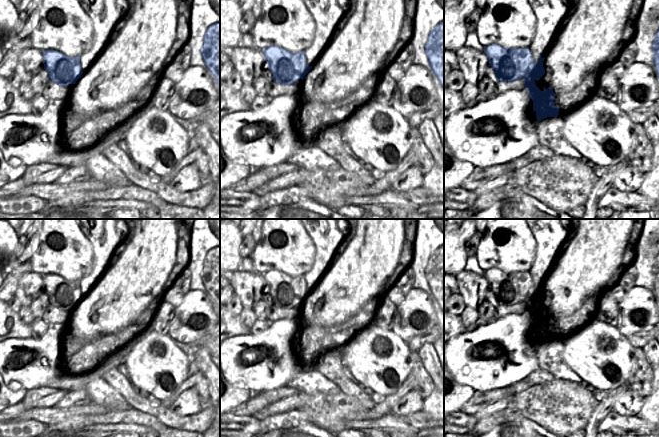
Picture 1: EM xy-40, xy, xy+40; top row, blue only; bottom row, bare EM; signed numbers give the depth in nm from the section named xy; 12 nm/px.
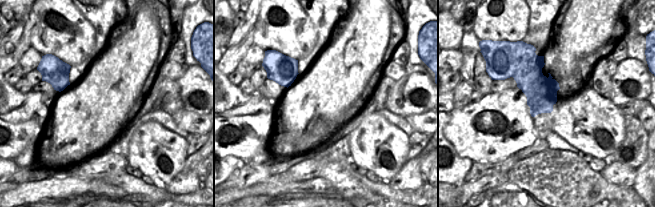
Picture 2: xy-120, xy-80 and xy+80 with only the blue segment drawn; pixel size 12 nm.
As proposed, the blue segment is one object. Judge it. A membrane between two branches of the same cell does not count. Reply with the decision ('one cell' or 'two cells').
two cells

